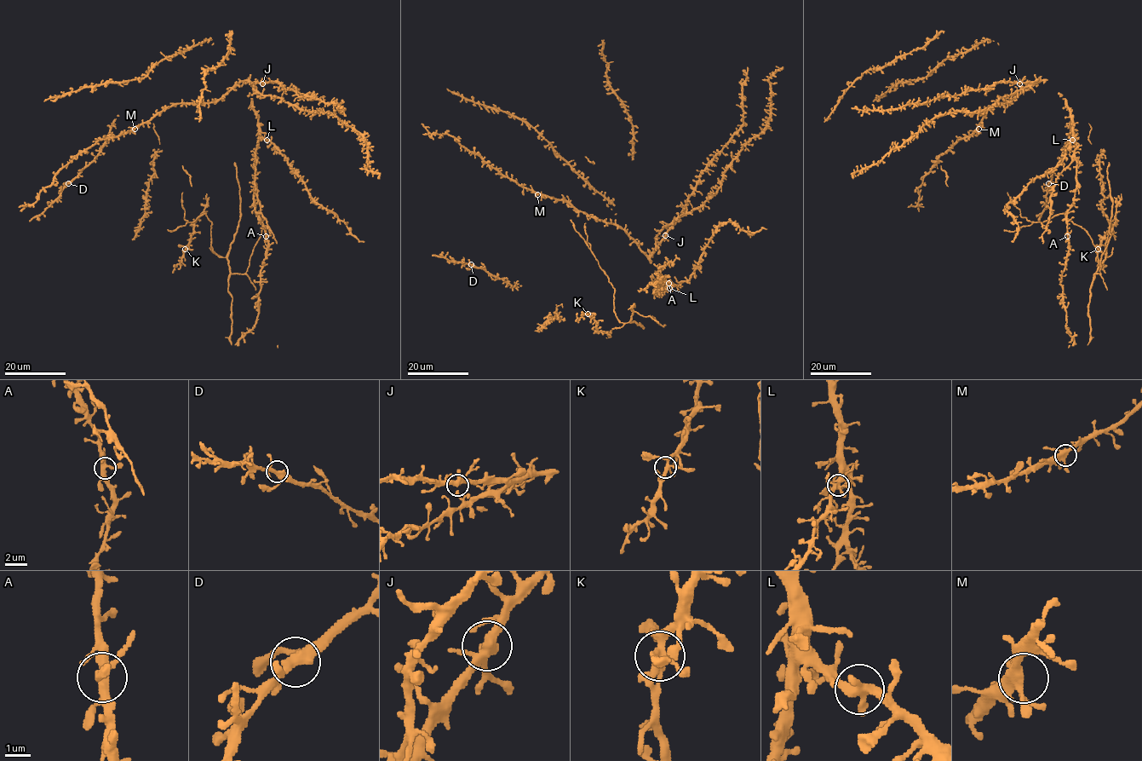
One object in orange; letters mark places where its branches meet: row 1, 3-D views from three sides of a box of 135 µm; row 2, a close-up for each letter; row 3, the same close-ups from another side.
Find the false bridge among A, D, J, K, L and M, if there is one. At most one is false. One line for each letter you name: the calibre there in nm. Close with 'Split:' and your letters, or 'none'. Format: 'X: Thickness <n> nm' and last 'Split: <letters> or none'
Split: none

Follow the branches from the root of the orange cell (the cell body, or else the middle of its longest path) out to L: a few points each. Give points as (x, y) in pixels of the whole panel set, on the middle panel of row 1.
L: (662, 278), (671, 285), (659, 282), (657, 292), (663, 292), (669, 288)

